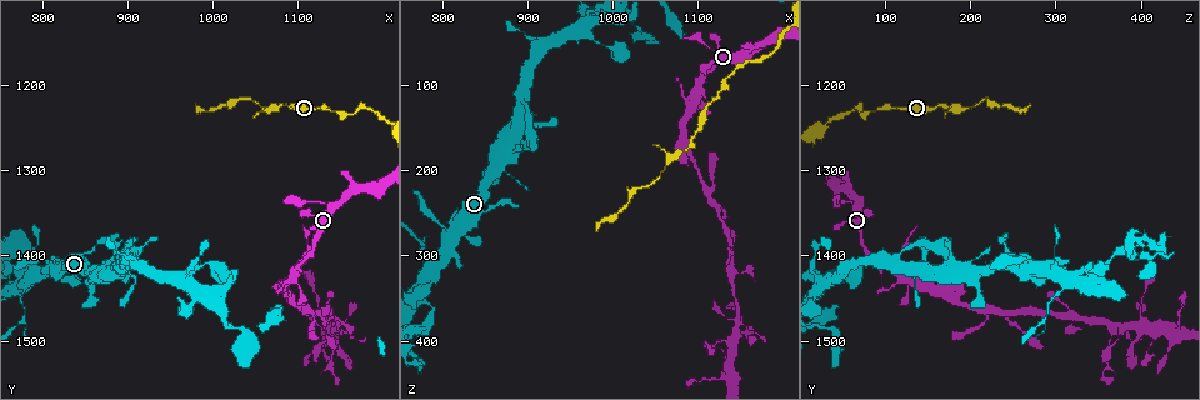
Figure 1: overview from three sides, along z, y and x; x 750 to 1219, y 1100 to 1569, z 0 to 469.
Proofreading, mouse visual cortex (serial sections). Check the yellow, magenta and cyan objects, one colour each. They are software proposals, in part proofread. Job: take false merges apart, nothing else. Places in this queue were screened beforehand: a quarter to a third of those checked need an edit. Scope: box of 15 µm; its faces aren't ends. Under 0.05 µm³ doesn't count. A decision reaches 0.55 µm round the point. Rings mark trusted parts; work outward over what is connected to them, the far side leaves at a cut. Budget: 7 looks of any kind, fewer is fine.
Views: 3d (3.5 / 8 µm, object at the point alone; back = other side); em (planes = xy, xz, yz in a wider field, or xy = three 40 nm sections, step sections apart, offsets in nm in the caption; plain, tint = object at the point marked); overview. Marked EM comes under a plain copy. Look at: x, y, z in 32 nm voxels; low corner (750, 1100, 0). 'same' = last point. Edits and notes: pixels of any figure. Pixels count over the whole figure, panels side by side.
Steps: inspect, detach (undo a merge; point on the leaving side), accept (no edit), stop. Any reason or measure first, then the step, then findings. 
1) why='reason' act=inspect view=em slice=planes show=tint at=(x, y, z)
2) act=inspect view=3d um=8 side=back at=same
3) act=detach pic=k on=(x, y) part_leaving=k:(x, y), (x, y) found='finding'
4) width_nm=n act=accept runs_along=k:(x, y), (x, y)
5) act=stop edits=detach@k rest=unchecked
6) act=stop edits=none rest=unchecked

why='thin neck' act=inspect view=3d um=8 at=(790, 1405, 365)

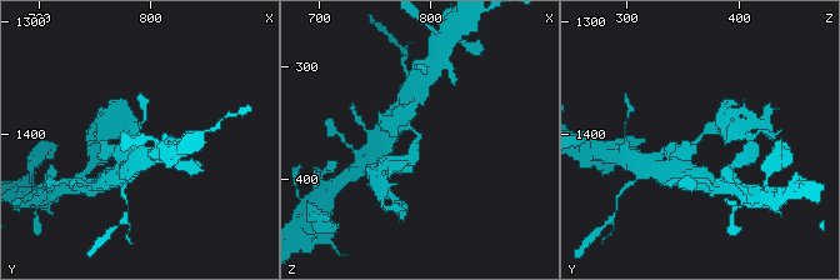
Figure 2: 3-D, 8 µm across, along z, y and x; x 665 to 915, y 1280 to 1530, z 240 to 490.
arm_widths_nm=200,350 act=inspect view=em slice=xy step=1 show=tint at=(790, 1404, 362)

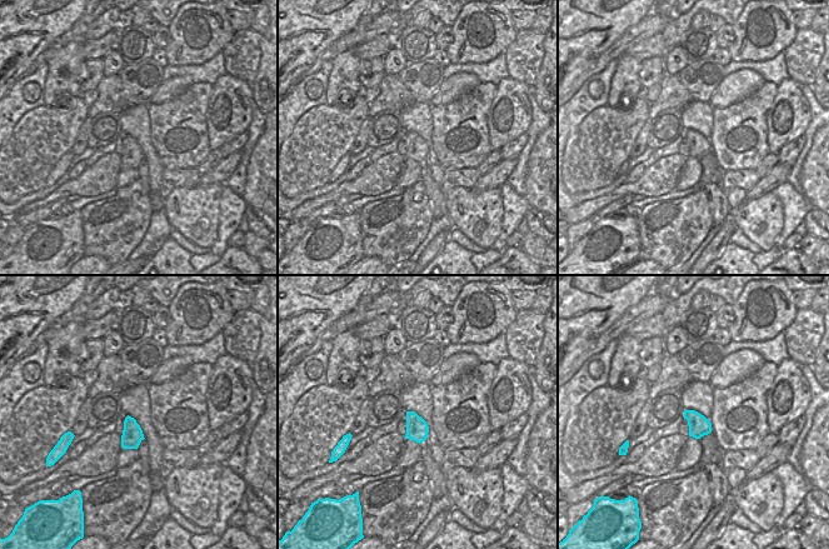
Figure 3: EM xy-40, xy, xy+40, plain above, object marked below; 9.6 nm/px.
act=detach pic=2 on=(95, 125) part_leaving=2:(418, 138), (406, 161), (385, 164) found='a second cell is stuck on'

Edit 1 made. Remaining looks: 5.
why='redraw' act=inspect view=overview

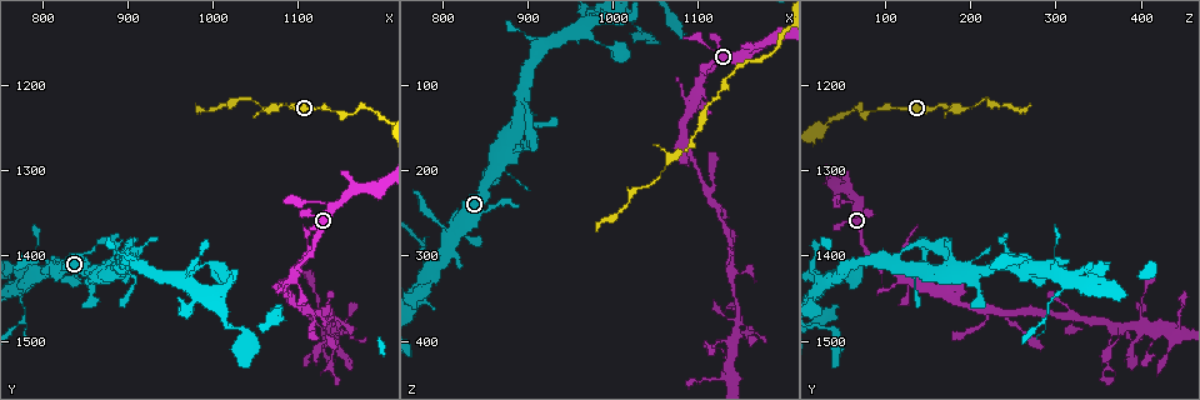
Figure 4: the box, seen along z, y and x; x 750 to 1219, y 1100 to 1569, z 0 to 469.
why='branch point' act=inspect view=3d um=8 at=(1120, 1465, 240)

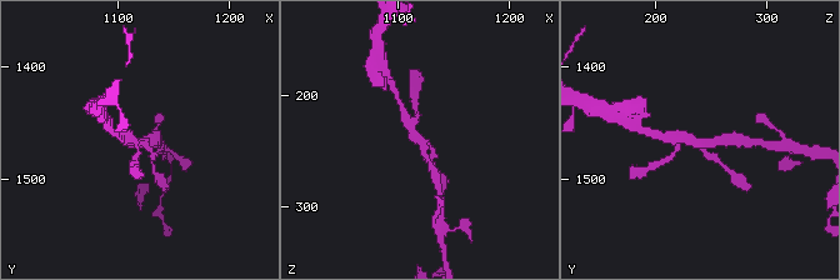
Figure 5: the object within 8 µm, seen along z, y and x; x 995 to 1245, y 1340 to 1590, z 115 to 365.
why='zoom in' act=inspect view=3d um=3.5 side=back at=(1118, 1466, 242)

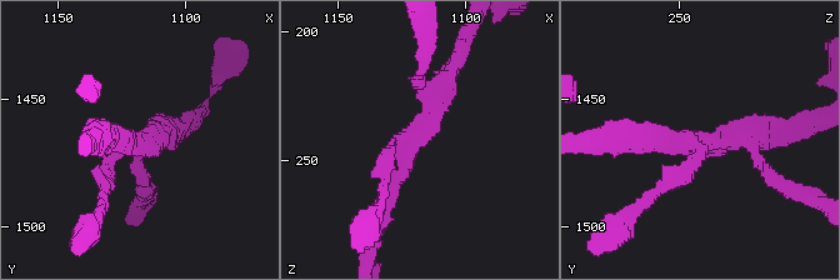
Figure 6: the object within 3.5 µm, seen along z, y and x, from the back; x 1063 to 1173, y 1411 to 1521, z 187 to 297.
arms=3 arm_widths_nm=200,200,300 act=inspect view=em slice=planes show=tint at=(1120, 1468, 241)

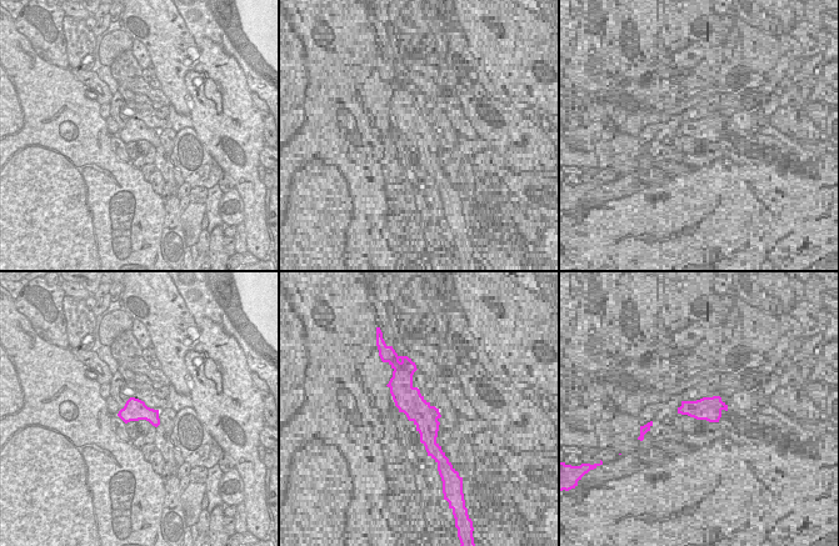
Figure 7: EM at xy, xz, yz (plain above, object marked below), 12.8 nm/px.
act=accept runs_along=6:(454, 71), (380, 213) found='one cell here'

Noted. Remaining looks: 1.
act=stop edits=detach@2 rest=unchecked

